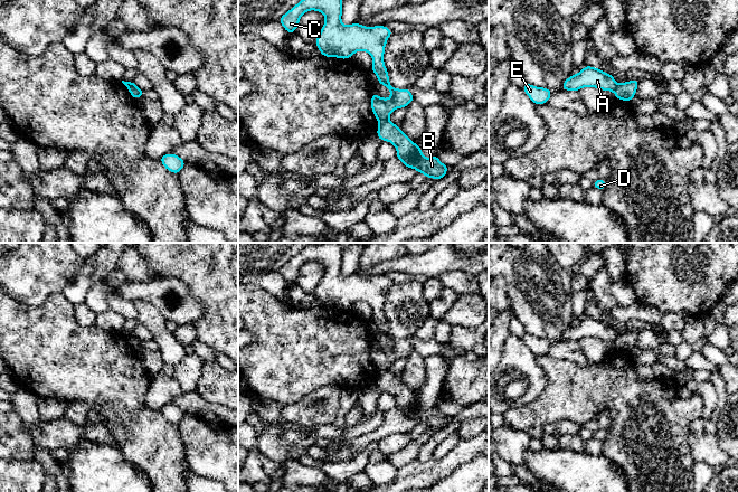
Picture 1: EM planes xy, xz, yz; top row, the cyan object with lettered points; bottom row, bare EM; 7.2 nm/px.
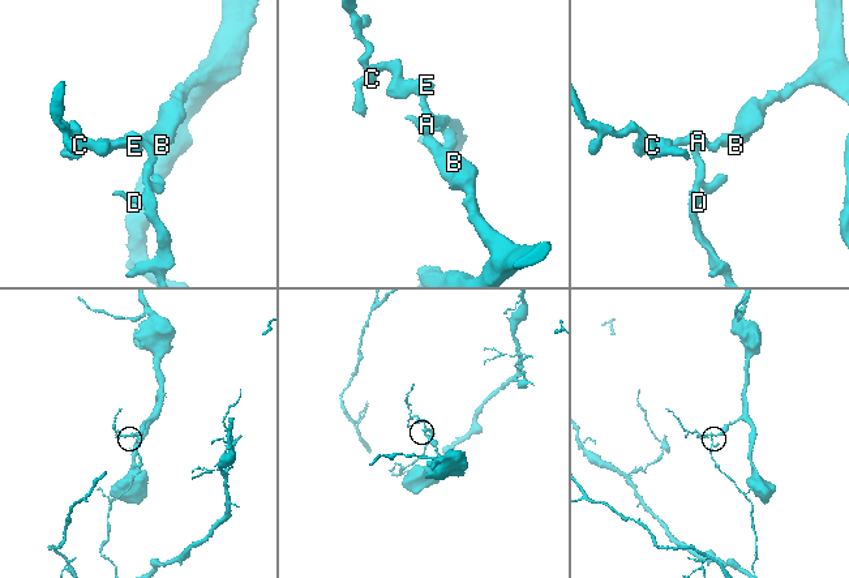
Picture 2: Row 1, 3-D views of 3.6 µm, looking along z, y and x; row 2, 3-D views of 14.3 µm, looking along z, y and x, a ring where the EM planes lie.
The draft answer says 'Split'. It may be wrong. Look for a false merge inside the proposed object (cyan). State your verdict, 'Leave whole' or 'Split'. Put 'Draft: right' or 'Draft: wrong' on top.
Draft: right
Split

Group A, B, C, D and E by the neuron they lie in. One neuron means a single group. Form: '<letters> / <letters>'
A C D E / B

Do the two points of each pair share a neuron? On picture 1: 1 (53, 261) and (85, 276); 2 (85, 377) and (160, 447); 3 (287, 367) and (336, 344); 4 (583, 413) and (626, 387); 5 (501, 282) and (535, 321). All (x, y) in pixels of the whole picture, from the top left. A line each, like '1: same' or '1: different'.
1: different
2: same
3: same
4: same
5: different

